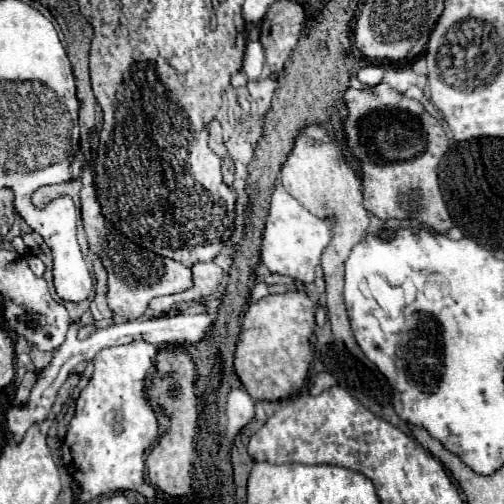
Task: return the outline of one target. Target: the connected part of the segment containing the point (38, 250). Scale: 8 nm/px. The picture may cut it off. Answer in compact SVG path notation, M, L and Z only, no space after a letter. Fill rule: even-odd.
M31 232L31 234L25 234L25 236L23 236L23 240L25 240L25 244L29 246L31 254L33 254L33 256L39 256L39 258L45 262L45 266L47 266L47 272L51 272L51 266L53 266L53 258L51 258L49 246L43 242L43 238L41 238L39 234Z

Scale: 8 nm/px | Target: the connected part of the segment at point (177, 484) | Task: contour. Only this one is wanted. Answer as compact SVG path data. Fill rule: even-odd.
M183 348L161 350L157 356L157 374L153 374L147 394L153 402L153 406L161 406L171 414L171 426L161 436L157 446L147 454L147 476L153 486L161 488L169 496L183 496L183 494L189 494L189 490L191 490L191 476L193 476L191 474L193 472L193 458L191 458L193 442L191 442L191 438L197 434L197 398L193 392L193 384L195 384L195 364L193 364L191 356Z

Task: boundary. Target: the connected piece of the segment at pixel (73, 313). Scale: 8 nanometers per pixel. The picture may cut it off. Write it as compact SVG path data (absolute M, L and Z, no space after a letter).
M83 300L83 302L63 302L65 308L69 310L69 316L71 320L77 320L83 316L83 312L89 308L89 300Z

